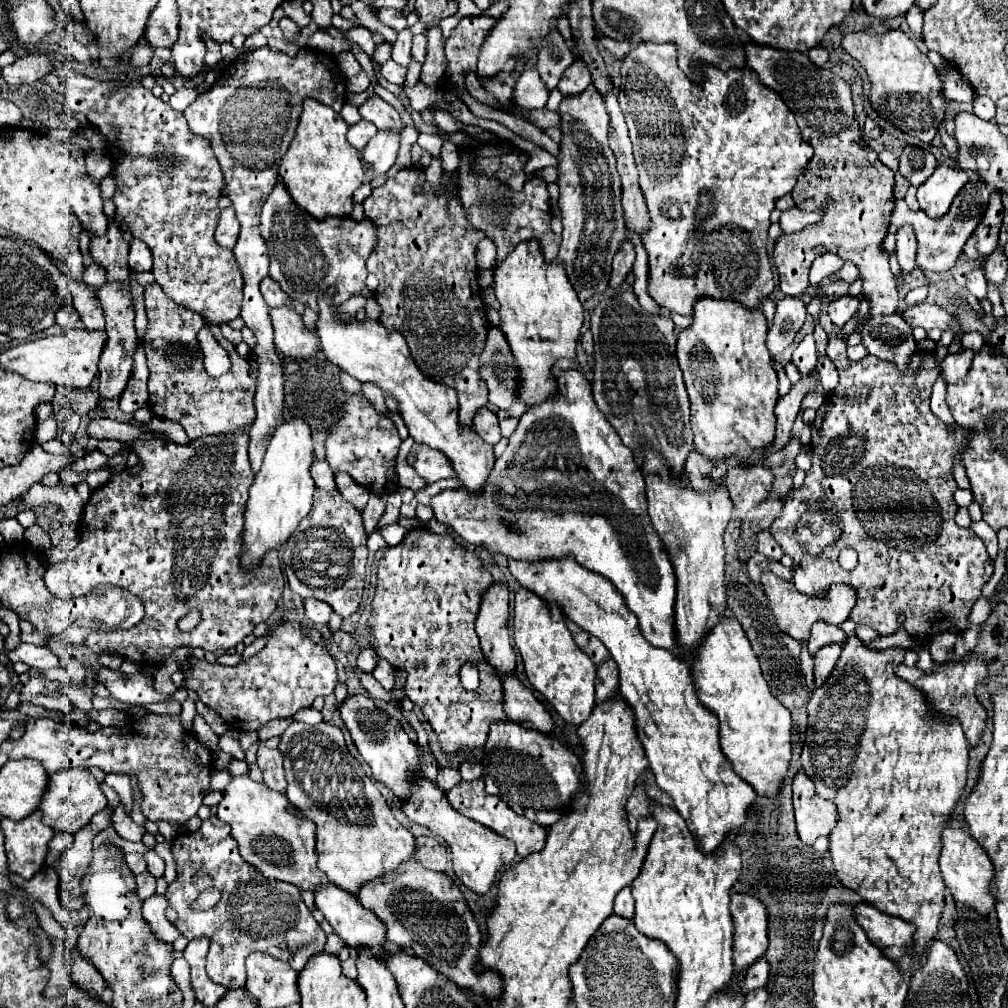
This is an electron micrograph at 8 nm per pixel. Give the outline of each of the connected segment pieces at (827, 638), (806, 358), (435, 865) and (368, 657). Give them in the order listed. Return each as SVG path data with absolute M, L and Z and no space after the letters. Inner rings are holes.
M817 621L817 625L811 627L811 637L809 637L809 653L815 655L821 647L829 645L829 643L835 643L835 641L843 641L847 635L845 631L839 627L839 625L825 625L823 621Z
M807 335L807 337L797 345L797 349L793 351L793 363L797 365L797 369L801 371L801 375L815 369L817 351L815 351L815 339L813 339L813 335Z
M417 837L415 839L415 859L433 871L445 871L447 867L447 849L437 837Z
M367 647L367 649L363 649L363 651L359 653L359 657L357 657L357 667L359 667L361 671L365 671L365 673L373 673L377 661L379 661L377 653Z

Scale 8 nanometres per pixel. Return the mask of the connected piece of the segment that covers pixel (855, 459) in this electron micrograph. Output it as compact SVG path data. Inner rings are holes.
M829 335L827 355L839 365L841 381L835 393L827 395L825 403L817 409L817 417L811 425L813 465L807 471L803 487L789 491L781 515L769 529L783 551L793 557L793 583L799 593L809 597L823 597L833 583L851 585L857 591L857 603L851 609L849 619L869 625L881 635L905 629L913 639L929 639L949 627L953 627L953 633L963 633L971 627L969 613L973 603L981 597L981 589L993 575L993 559L987 555L983 541L971 529L959 527L953 519L957 511L953 501L957 489L953 477L955 457L963 459L973 431L963 429L957 423L951 431L949 425L929 409L931 389L941 373L941 361L935 351L913 353L907 373L899 375L895 363L873 355L867 355L857 363L849 361L847 343L839 335ZM819 503L837 505L841 535L835 543L837 547L825 547L819 555L809 555L795 539L797 513L801 513L803 507ZM843 547L853 547L859 553L859 567L853 571L839 569L837 557Z

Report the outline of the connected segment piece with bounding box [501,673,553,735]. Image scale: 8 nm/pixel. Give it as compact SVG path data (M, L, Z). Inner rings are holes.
M501 675L503 683L503 709L507 717L525 727L553 735L553 721L541 701L517 679L517 675Z

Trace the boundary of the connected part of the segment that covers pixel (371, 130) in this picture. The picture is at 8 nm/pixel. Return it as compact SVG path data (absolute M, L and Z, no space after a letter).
M359 121L357 125L351 125L349 127L349 133L347 133L347 141L357 149L361 151L371 137L375 137L377 133L377 127L375 125L369 125L369 121Z

